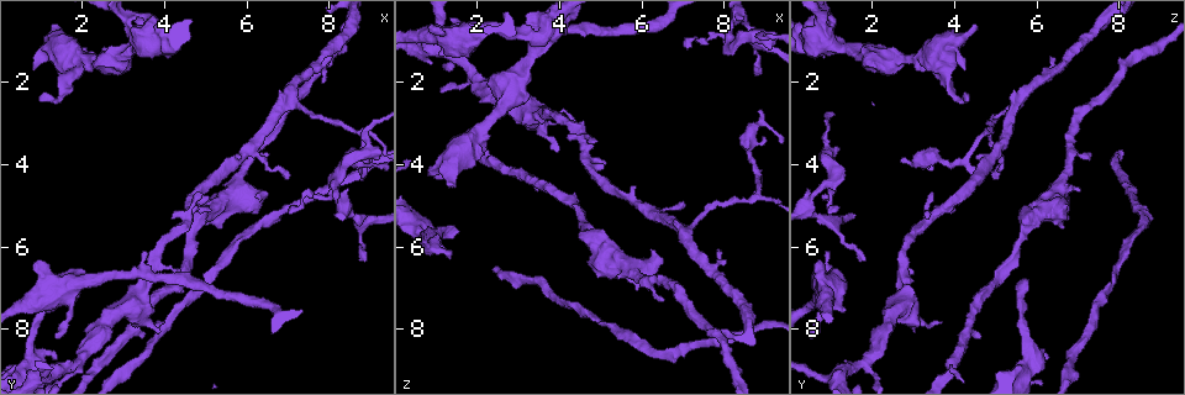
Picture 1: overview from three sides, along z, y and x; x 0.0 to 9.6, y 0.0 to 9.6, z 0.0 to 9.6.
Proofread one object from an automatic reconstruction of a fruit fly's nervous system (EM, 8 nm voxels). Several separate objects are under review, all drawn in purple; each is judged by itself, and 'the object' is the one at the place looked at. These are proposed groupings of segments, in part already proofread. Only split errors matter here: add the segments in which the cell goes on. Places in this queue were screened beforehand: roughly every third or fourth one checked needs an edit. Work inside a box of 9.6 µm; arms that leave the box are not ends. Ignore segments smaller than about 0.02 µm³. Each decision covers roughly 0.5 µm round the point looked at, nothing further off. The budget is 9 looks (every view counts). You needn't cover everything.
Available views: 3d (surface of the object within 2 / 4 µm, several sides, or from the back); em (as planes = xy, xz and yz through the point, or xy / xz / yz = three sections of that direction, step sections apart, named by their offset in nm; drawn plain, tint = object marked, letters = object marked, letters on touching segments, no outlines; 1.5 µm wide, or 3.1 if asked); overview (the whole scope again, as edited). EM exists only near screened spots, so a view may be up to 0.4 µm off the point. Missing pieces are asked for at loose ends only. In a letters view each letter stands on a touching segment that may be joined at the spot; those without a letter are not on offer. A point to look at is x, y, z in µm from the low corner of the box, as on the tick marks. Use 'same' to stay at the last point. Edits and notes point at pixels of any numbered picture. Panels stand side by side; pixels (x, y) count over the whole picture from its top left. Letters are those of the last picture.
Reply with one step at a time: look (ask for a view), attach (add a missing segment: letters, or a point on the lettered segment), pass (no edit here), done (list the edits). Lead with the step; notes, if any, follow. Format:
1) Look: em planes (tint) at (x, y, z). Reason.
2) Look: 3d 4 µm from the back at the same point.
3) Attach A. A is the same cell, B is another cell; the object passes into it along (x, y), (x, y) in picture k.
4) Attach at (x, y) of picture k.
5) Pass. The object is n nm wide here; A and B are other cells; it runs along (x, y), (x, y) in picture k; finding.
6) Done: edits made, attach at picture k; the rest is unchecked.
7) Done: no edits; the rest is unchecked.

Look: em planes (letters) at (3.95, 7.80, 3.75). Tapers out.

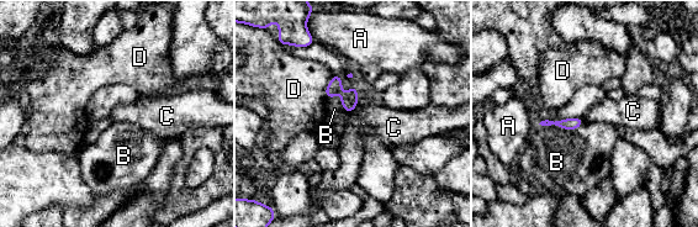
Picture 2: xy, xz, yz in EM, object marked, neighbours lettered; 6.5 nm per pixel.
Pass. A, B, C and D are other cells; a border runs along (359, 103), (349, 114) in picture 2; no lettered segment goes on from it.

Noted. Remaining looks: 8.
Look: 3d 4 µm at (7.10, 5.10, 1.10). Free end.

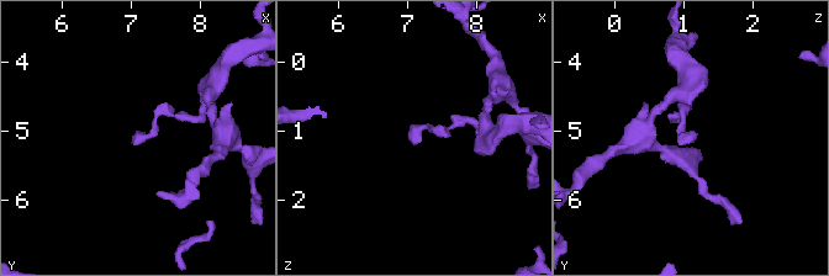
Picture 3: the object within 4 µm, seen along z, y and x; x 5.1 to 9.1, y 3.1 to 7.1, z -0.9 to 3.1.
Look: em planes (letters) at (7.10, 5.10, 1.20). Now the EM.

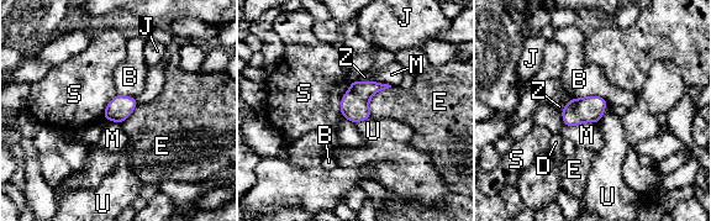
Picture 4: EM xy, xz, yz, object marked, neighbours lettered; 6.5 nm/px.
Pass. B, D, E, J, M, S, U and Z are other cells; a border runs along (607, 104), (598, 122) in picture 4; none of them fits.

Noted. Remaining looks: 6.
Look: 3d 2 µm at (0.90, 6.30, 0.75). Branch stops here.

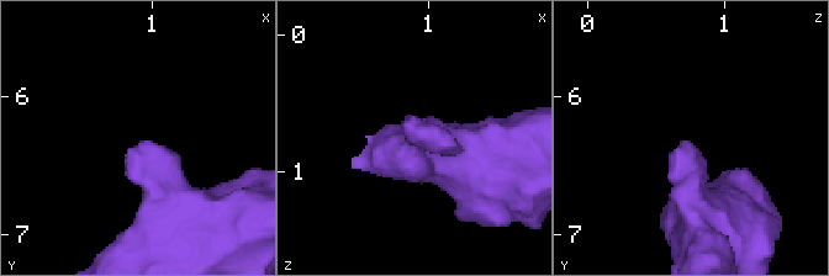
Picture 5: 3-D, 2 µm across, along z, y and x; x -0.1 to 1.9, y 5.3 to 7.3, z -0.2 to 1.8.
Look: em xy step 4 (tint) at (0.92, 6.32, 0.72). Shape alone is not enough.

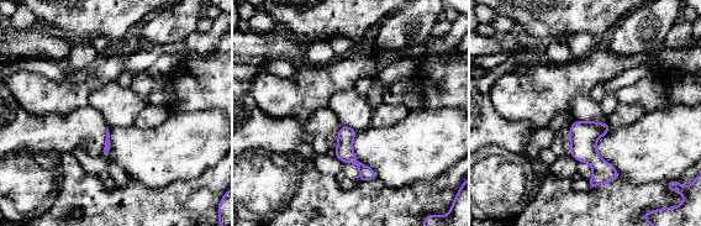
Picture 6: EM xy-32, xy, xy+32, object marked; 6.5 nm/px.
Look: em planes (letters) at the same point.

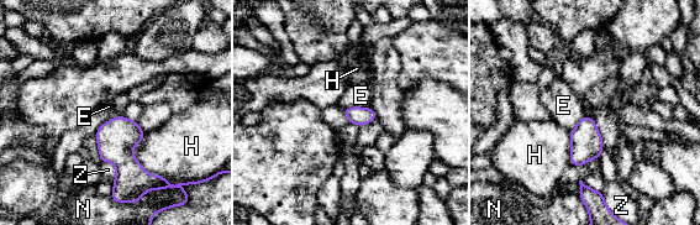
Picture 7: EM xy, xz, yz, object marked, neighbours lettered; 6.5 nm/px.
Pass. The longest contact is with H, 360 nm; E, H, N and Z are other cells; a border runs along (342, 106), (368, 108) in picture 7; no lettered segment goes on from it.

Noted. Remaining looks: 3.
Look: em yz step 4 (letters) at (1.25, 0.55, 4.45). Thick end.

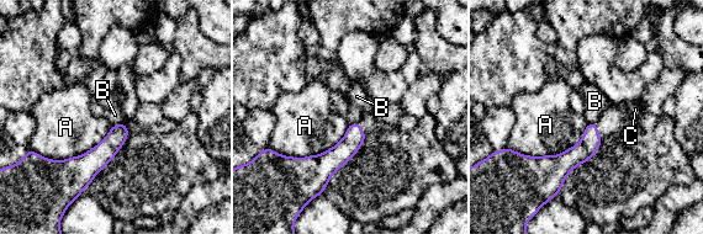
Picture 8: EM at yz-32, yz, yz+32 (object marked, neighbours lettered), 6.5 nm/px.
Attach C. C is the same cell, A and B are other cells; the object passes into it along (580, 153), (597, 132), (613, 120) in picture 8; it goes on there.

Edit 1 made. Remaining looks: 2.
Done: edits made, attach at picture 8; the rest is unchecked.

